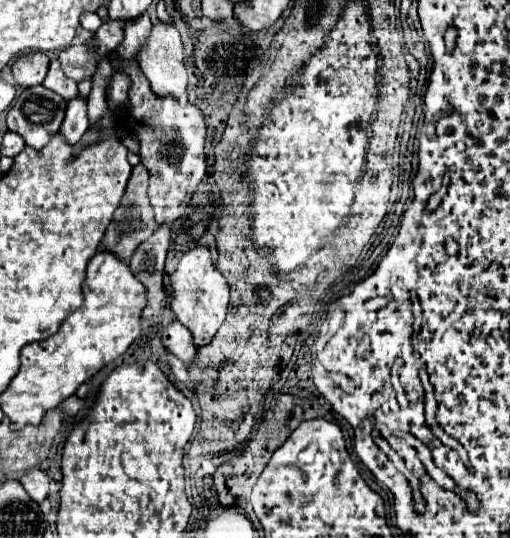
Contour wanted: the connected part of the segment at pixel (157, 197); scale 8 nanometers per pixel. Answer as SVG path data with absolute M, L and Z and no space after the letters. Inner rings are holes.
M109 54L107 60L113 66L113 72L125 72L131 80L129 84L129 106L117 114L113 114L115 124L129 130L139 142L139 158L141 164L149 170L149 190L147 196L155 210L157 224L173 224L183 210L187 208L191 196L195 194L199 182L205 176L205 120L203 112L191 102L179 102L177 98L159 98L143 72L135 62L123 60L117 54Z

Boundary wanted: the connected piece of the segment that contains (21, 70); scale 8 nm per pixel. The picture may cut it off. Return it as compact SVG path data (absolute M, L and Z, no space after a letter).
M33 52L33 60L17 60L13 64L13 76L19 86L29 88L43 82L49 70L49 58L45 52Z

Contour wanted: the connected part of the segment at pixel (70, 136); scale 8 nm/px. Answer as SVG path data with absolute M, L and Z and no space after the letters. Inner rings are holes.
M77 96L75 100L71 100L67 104L67 114L65 114L65 120L63 120L59 132L71 146L75 146L75 144L81 142L83 134L87 132L87 128L89 128L87 102Z

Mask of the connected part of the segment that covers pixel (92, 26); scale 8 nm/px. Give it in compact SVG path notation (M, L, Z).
M87 12L83 14L83 18L79 18L81 26L87 30L87 32L97 32L97 28L101 26L101 18L95 14L95 12Z

